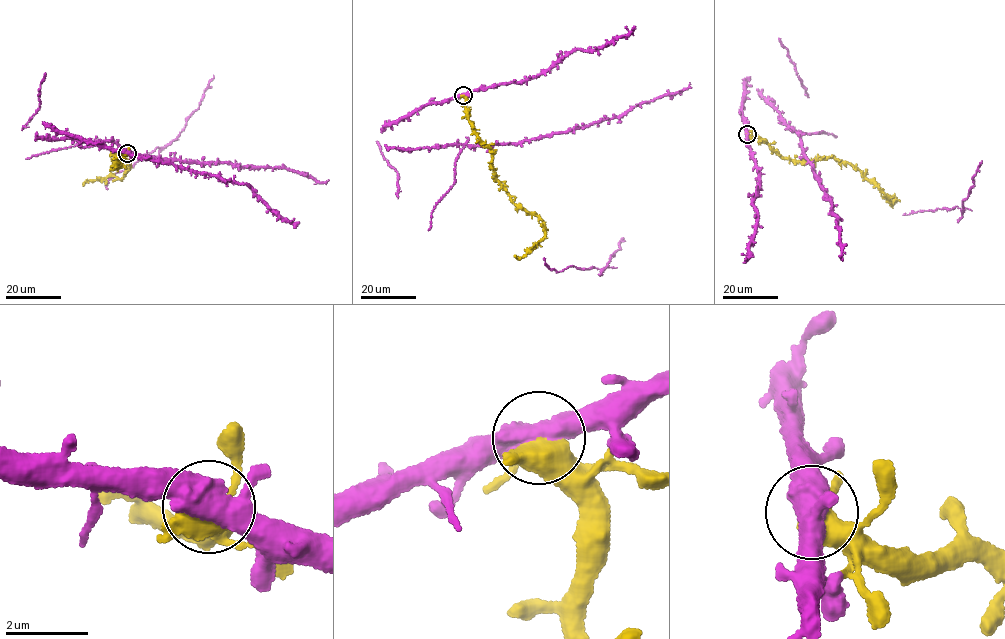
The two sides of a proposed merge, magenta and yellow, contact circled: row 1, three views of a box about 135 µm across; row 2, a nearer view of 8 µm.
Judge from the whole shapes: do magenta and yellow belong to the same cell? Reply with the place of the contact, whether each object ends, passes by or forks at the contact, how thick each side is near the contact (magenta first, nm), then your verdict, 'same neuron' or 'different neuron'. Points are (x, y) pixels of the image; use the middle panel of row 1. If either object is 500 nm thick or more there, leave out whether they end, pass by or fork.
(463, 95) | 500/400 nm | different neuron

